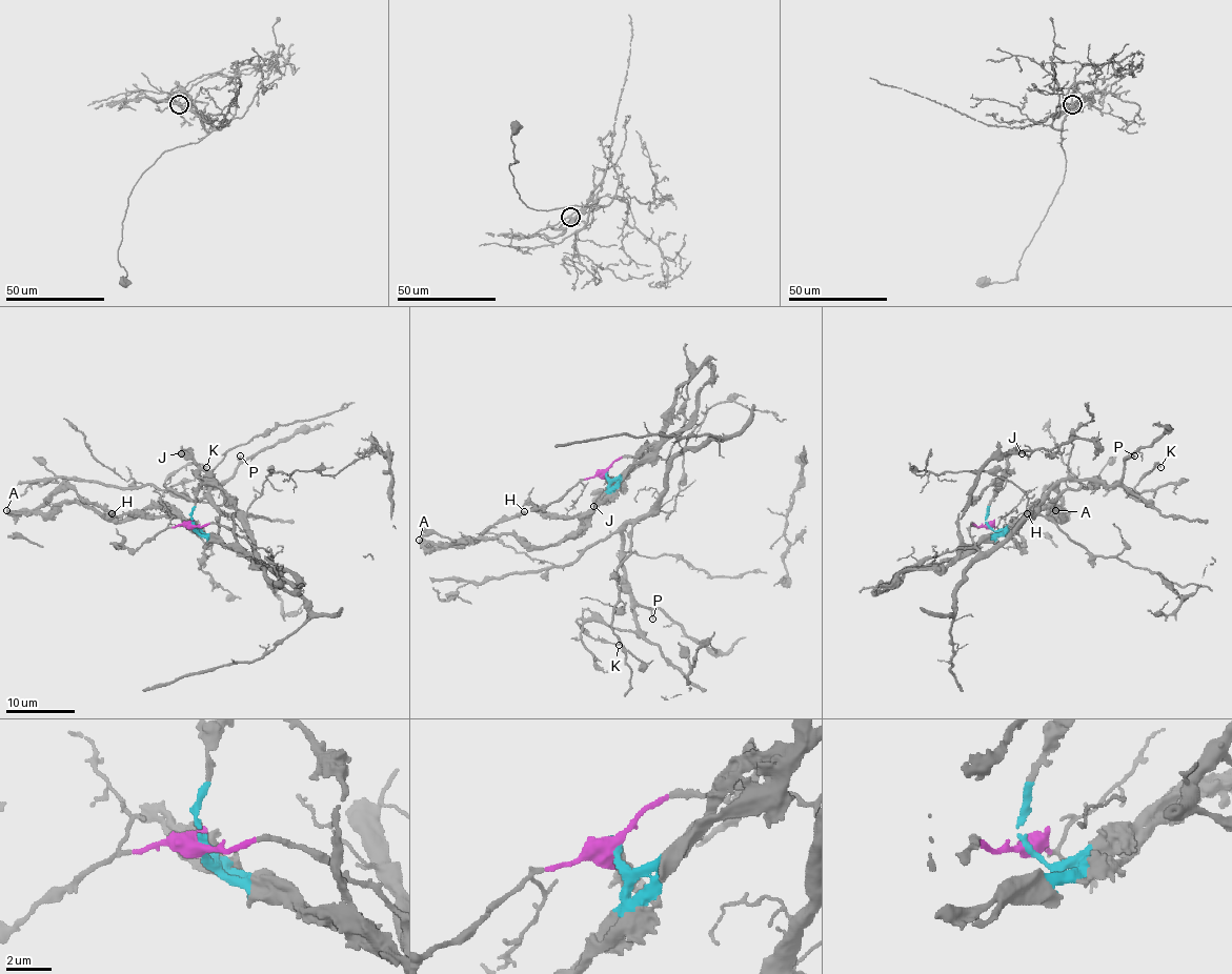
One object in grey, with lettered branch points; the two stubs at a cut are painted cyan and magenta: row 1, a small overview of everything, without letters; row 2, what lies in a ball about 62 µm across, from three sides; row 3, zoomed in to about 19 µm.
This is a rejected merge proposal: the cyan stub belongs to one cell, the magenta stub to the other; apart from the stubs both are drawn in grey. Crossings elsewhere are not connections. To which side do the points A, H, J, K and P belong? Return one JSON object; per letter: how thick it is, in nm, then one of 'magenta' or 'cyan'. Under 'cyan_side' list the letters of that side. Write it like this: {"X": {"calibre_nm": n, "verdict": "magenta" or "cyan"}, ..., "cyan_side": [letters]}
{"A": {"calibre_nm": 440, "verdict": "cyan"}, "H": {"calibre_nm": 280, "verdict": "cyan"}, "J": {"calibre_nm": 200, "verdict": "cyan"}, "K": {"calibre_nm": 140, "verdict": "magenta"}, "P": {"calibre_nm": 120, "verdict": "magenta"}, "cyan_side": ["A", "H", "J"]}

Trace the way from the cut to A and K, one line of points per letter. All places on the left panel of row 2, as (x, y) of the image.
A: (193, 525), (169, 507), (148, 507), (124, 521), (77, 503), (56, 503), (45, 513), (6, 510)
K: (193, 525), (225, 525), (255, 551), (210, 479), (224, 502), (165, 486), (181, 467), (206, 467)

